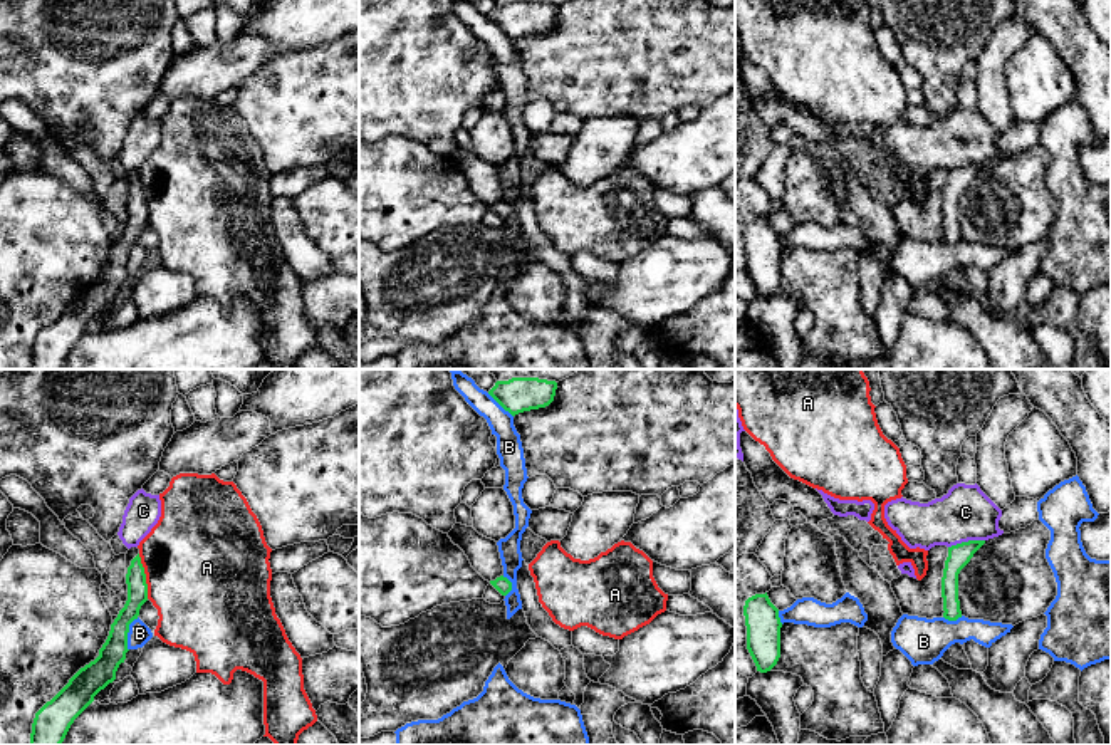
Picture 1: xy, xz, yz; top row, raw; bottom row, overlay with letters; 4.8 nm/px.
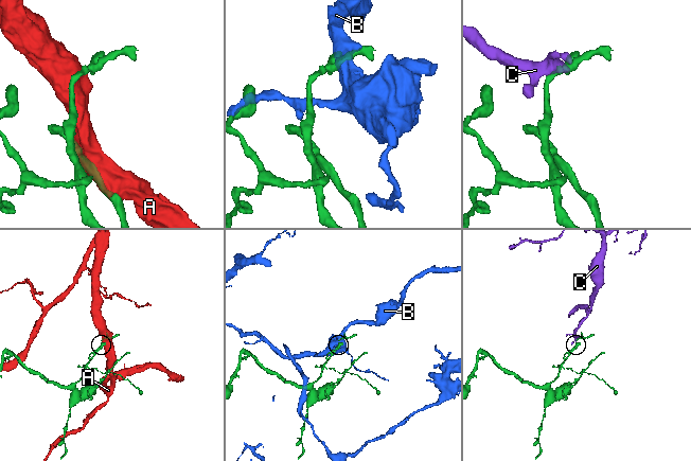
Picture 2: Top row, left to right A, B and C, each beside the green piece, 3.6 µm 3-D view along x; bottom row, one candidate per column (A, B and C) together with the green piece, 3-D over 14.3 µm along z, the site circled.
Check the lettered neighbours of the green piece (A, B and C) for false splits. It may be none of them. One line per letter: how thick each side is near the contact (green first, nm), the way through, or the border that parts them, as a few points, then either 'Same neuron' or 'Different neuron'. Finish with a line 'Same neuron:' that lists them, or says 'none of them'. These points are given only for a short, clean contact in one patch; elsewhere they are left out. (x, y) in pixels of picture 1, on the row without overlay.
A: Thickness 100 nm (green) against 500 nm. Different neuron
B: Thickness 140 nm (green) against 100 nm. Different neuron
C: Thickness 110 nm (green) against 260 nm. Boundary: yz (984, 163), (969, 163), (949, 171). Different neuron
Same neuron: none of them

